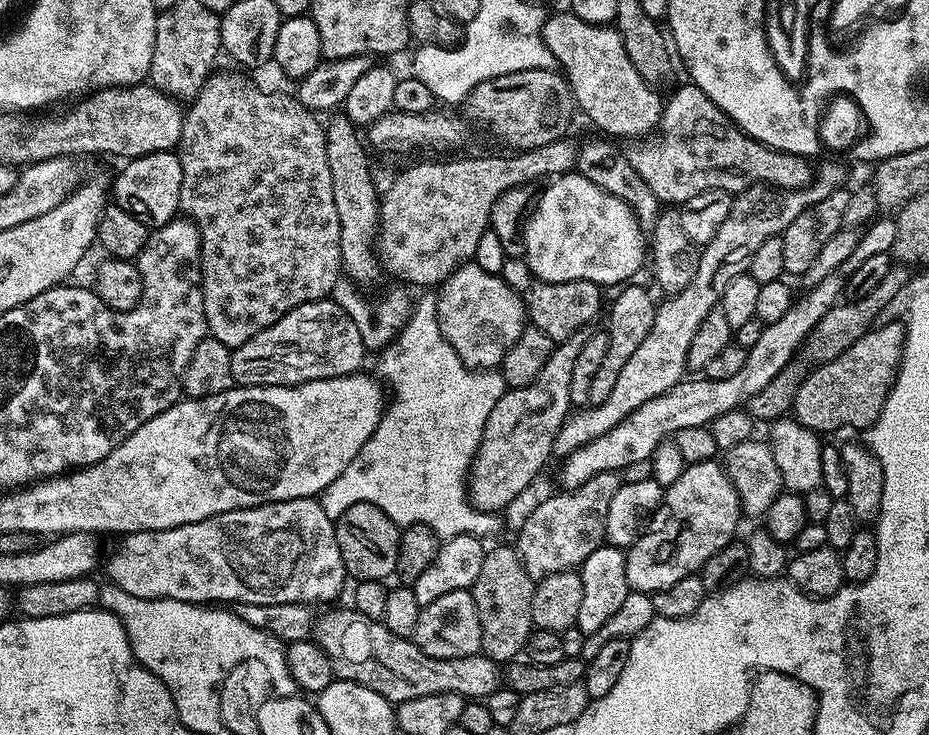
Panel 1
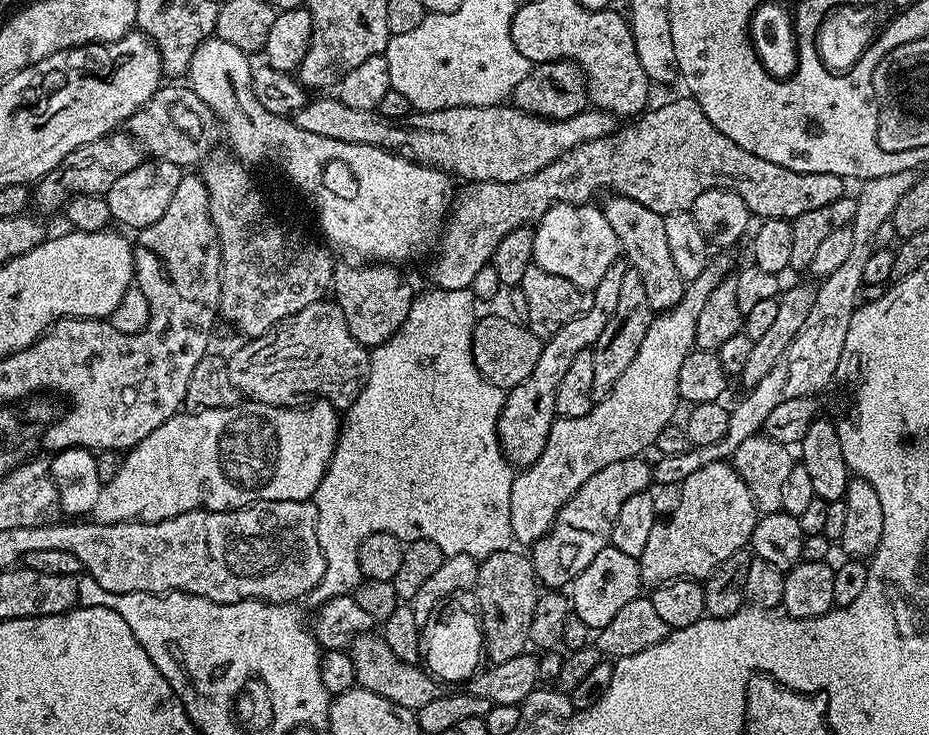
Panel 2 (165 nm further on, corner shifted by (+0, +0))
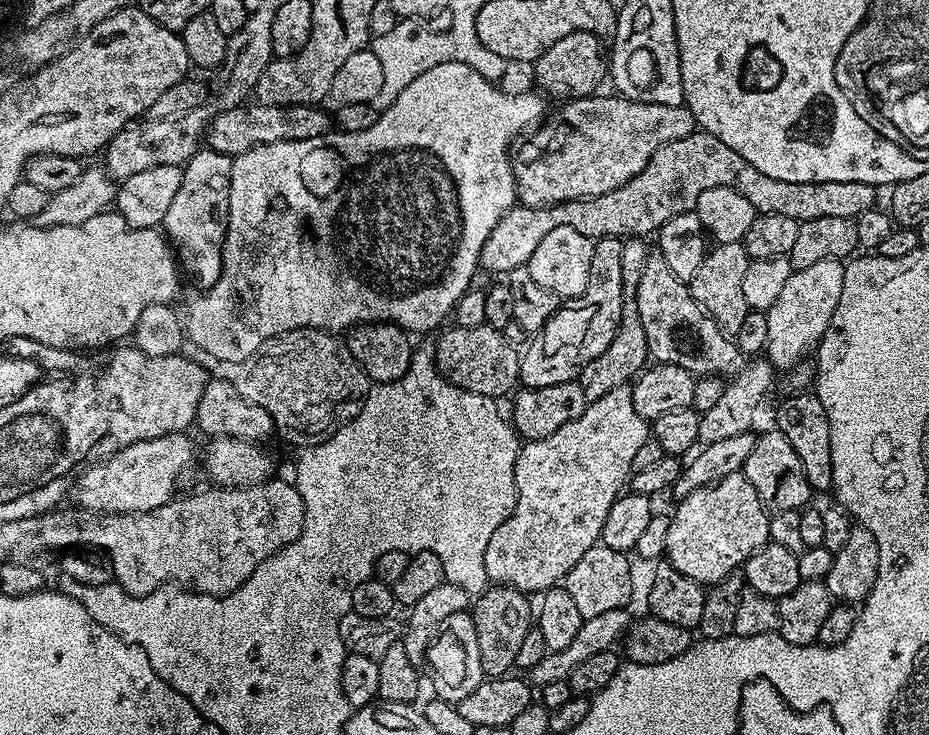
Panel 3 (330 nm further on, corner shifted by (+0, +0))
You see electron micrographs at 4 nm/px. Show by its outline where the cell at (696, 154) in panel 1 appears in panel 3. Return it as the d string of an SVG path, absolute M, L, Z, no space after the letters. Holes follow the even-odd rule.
M703 130L691 132L686 138L678 138L674 142L666 142L646 162L642 174L630 178L618 190L601 196L591 196L588 200L571 200L565 204L552 204L548 208L525 208L517 206L512 208L494 226L490 238L486 240L486 246L482 248L480 255L480 268L488 272L515 273L527 265L528 259L538 250L538 242L550 234L550 230L558 230L558 226L574 226L582 234L592 237L593 241L601 240L603 236L618 236L621 238L644 238L652 232L659 233L660 227L670 218L674 218L683 212L691 212L698 202L698 194L710 190L714 186L726 186L738 190L742 198L747 198L750 206L756 208L757 213L786 214L786 218L795 220L809 220L810 218L850 218L855 220L866 210L877 207L877 185L866 182L782 182L782 178L770 178L770 174L762 174L758 166L750 166L738 150L730 150L722 138L714 138L714 134Z

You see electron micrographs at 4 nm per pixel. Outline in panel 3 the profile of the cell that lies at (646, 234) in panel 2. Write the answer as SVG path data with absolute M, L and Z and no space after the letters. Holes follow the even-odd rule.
M659 254L648 257L646 270L642 270L642 282L638 282L636 301L638 302L638 318L642 318L642 330L646 330L646 342L653 361L682 366L684 370L697 377L731 378L745 365L745 357L741 356L736 348L735 339L716 325L716 319L692 297L691 287L671 272L670 266L666 266L666 258L662 258Z

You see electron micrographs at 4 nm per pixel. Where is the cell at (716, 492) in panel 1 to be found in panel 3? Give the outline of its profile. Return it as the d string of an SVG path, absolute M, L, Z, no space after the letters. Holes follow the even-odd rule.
M740 472L722 478L717 484L694 490L677 504L680 505L677 506L676 513L671 513L670 516L670 530L666 534L664 556L667 563L674 566L674 570L686 574L686 578L694 582L705 586L717 584L722 578L737 571L759 548L769 543L769 513L758 498L754 486L750 486L750 482Z

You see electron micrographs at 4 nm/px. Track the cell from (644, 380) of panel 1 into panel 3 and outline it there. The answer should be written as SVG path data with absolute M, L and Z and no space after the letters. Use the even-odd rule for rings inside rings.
M625 386L591 401L582 415L554 430L554 434L541 440L527 441L521 447L516 463L516 508L494 532L494 538L486 548L489 581L493 585L505 584L525 594L543 594L557 587L570 574L570 570L578 566L578 558L582 558L582 554L586 554L586 550L595 544L601 543L600 535L606 516L625 491L634 472L634 454L638 454L642 442L649 438L649 421L638 414L636 403L632 401L632 389Z

